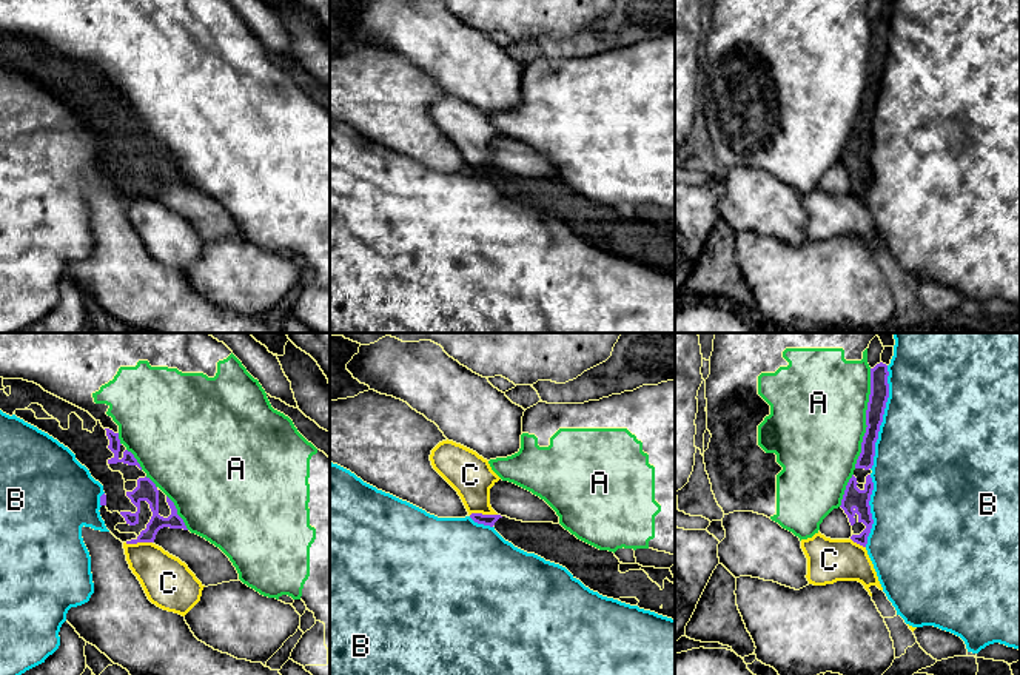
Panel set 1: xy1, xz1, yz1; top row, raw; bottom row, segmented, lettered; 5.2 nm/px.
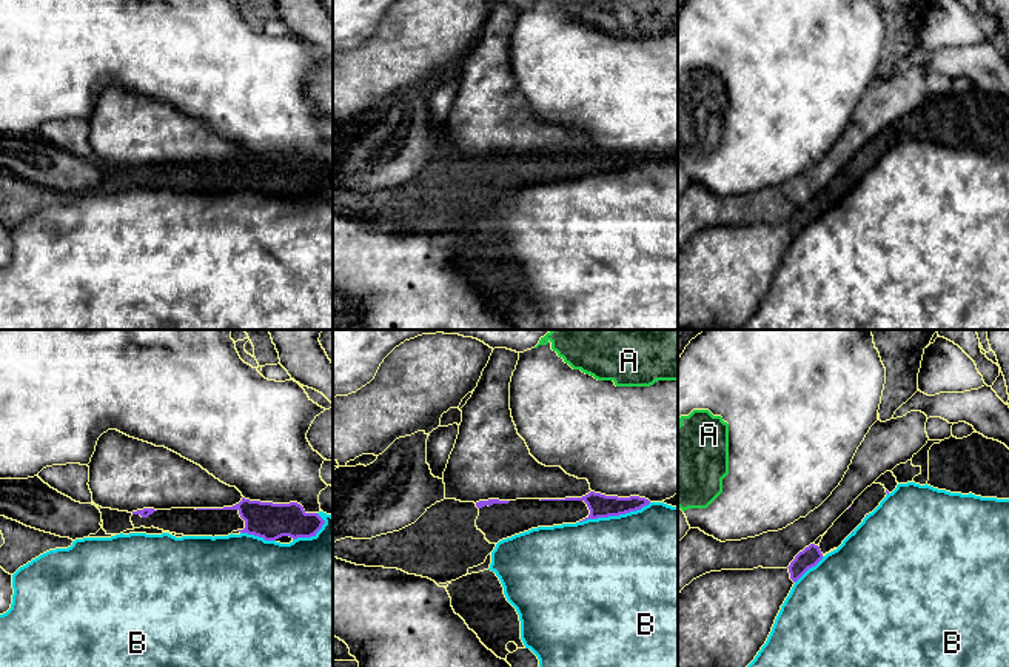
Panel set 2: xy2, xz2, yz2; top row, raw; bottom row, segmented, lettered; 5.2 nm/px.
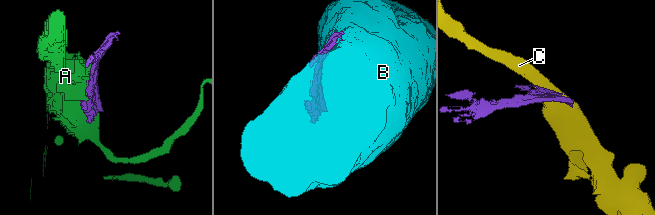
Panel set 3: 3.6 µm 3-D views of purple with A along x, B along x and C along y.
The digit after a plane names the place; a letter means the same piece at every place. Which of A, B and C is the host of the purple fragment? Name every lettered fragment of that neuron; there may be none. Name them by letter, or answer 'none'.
none

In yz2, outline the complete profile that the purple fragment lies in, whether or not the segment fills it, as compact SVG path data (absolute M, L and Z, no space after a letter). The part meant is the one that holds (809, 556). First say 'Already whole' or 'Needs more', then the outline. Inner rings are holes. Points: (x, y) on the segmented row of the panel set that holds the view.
Already whole. M810 544L799 551L790 562L789 573L790 579L796 582L809 568L815 567L823 559L823 553L818 545Z

